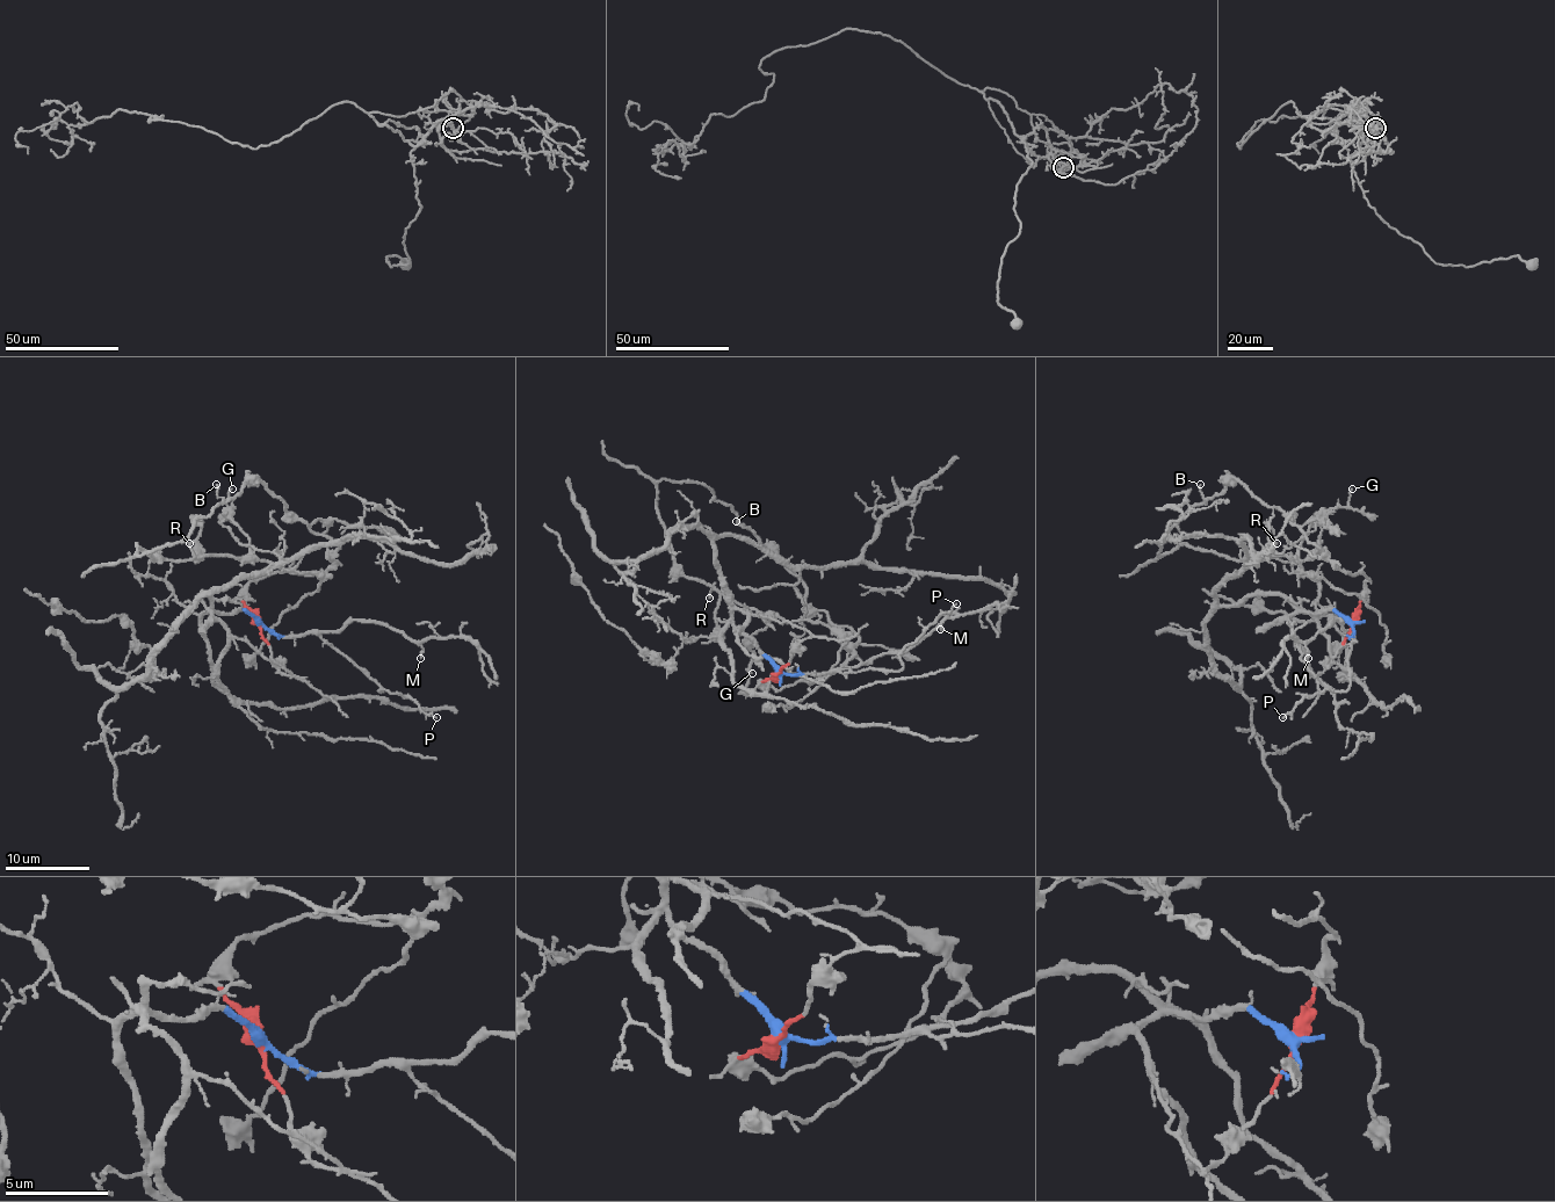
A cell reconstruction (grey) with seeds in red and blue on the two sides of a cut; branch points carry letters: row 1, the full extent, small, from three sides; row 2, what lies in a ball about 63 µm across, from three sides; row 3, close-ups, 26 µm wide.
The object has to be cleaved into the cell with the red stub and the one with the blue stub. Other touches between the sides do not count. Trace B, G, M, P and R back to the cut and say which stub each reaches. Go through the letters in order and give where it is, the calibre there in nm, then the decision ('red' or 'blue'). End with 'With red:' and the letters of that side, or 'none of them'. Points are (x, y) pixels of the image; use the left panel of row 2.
B: at (216, 484); 120 nm thick; red
G: at (232, 489); 160 nm thick; red
M: at (420, 658); 130 nm thick; blue
P: at (436, 717); 100 nm thick; blue
R: at (189, 543); 130 nm thick; red
With red: B, G, R

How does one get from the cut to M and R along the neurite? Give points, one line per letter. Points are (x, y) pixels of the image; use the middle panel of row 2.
M: (778, 674), (858, 668), (873, 658), (904, 653), (940, 625), (941, 630), (940, 628)
R: (778, 674), (762, 682), (816, 680), (858, 641), (727, 504), (662, 478), (672, 560), (708, 599)

